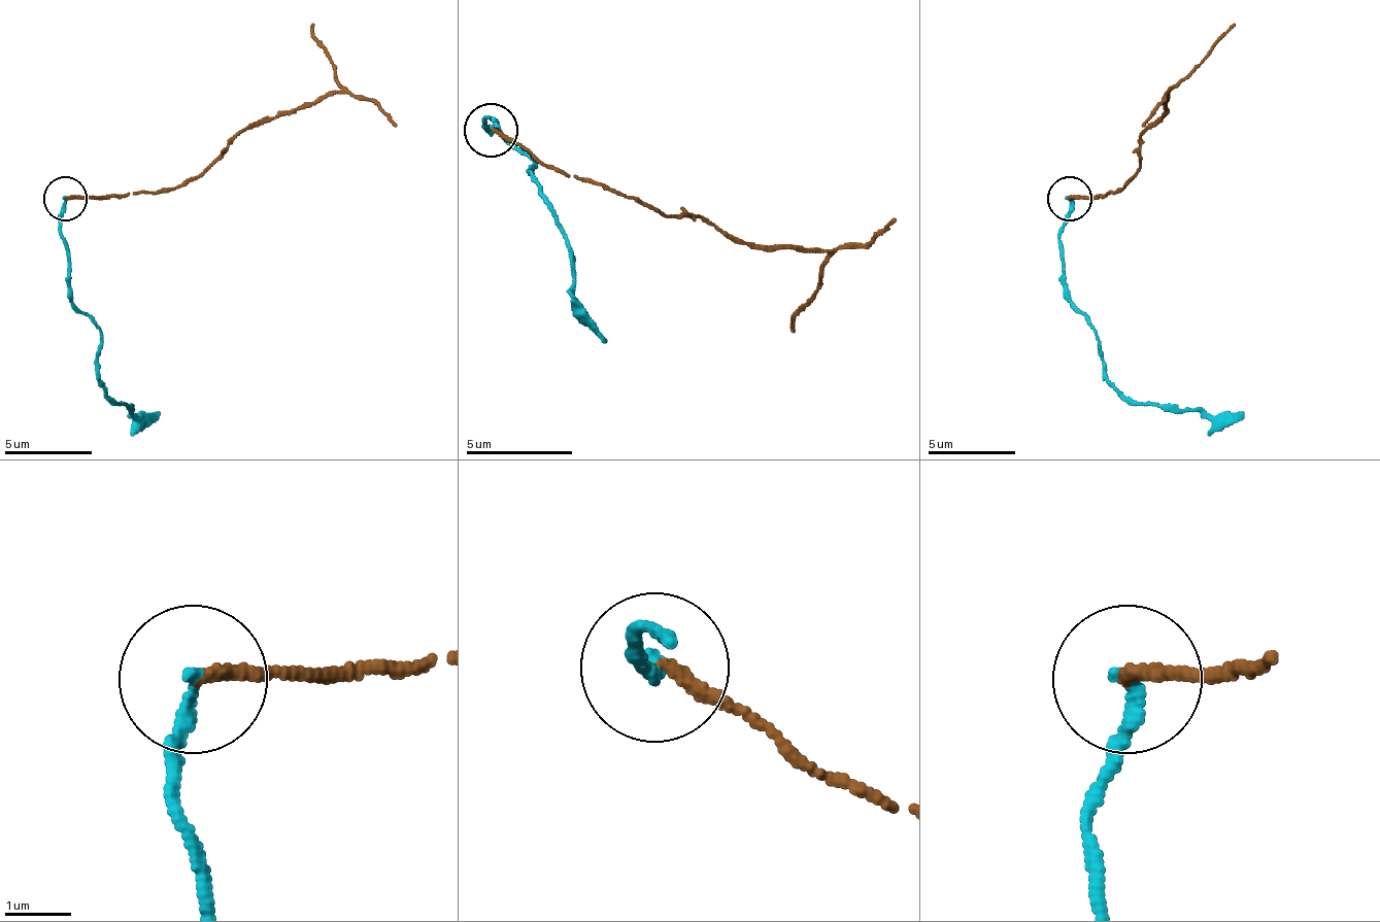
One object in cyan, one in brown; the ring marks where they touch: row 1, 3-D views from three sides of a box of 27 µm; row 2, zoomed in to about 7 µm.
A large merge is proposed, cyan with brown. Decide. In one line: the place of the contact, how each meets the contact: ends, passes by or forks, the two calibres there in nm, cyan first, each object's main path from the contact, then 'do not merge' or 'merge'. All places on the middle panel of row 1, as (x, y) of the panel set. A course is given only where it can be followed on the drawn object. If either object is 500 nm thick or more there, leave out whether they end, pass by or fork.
(491, 130) | cyan ends | brown ends | 180/190 nm | cyan via (493, 129), (486, 118), (535, 161), (530, 172), (567, 241), (578, 316), (605, 343) | brown via (493, 129), (546, 166), (642, 199), (664, 214), (701, 214), (744, 241), (813, 246), (825, 268), (793, 333) | do not merge

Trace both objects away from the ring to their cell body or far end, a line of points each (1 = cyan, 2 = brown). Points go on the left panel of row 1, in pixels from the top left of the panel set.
1: (66, 200), (62, 235), (66, 296), (101, 331), (97, 375), (110, 397), (128, 410), (136, 414), (158, 410)
2: (66, 200), (189, 182), (237, 138), (272, 116), (329, 95), (338, 77), (311, 25)

